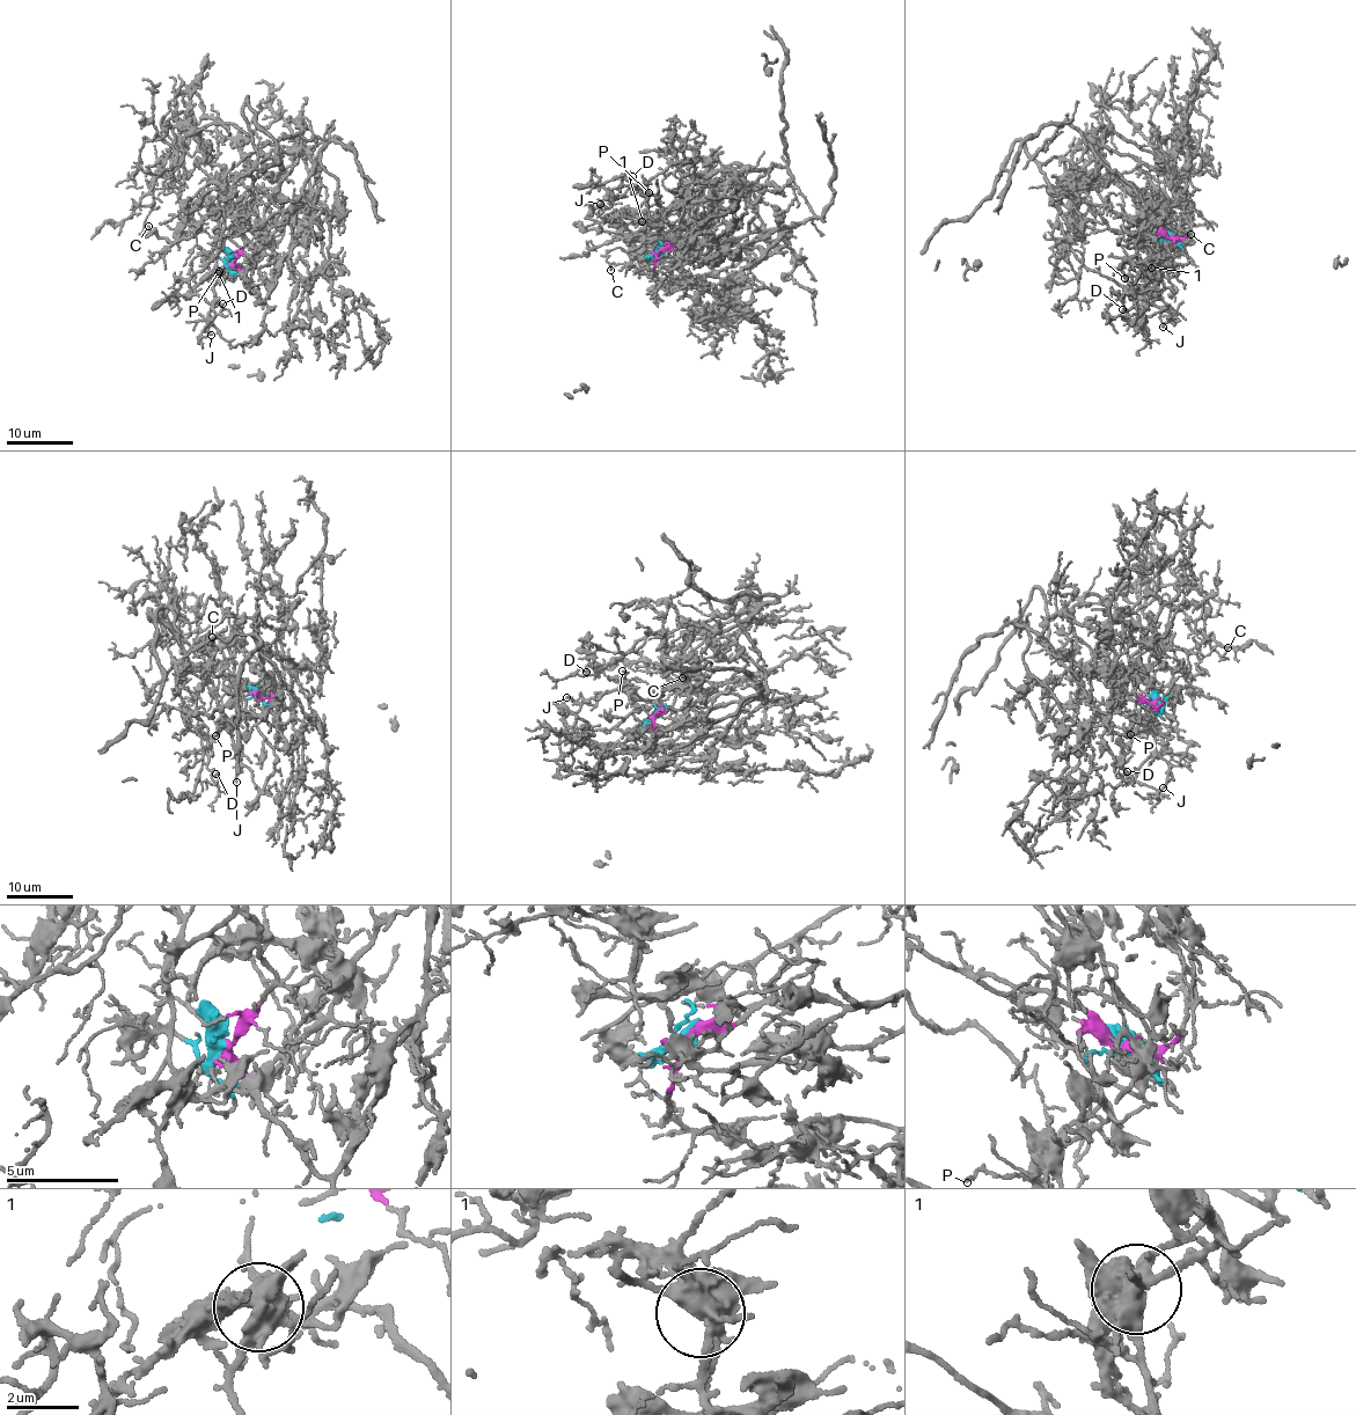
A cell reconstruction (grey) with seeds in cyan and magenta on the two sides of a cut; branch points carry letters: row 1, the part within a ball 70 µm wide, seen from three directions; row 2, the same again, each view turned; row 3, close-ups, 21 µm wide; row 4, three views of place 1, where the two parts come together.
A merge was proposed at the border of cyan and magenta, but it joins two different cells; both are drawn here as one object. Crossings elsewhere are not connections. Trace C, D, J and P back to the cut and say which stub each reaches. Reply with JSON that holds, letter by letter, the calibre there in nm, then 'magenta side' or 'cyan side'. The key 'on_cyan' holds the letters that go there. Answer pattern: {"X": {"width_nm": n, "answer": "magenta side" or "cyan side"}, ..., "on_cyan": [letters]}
{"C": {"width_nm": 90, "answer": "magenta side"}, "D": {"width_nm": 140, "answer": "magenta side"}, "J": {"width_nm": 110, "answer": "magenta side"}, "P": {"width_nm": 140, "answer": "cyan side"}, "on_cyan": ["P"]}

